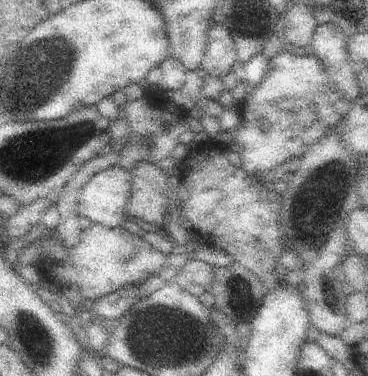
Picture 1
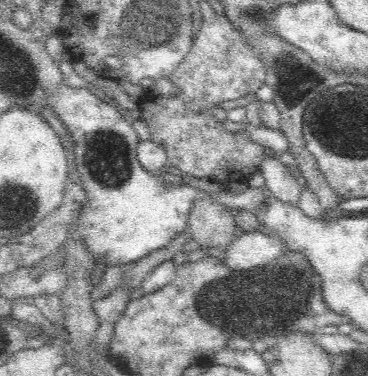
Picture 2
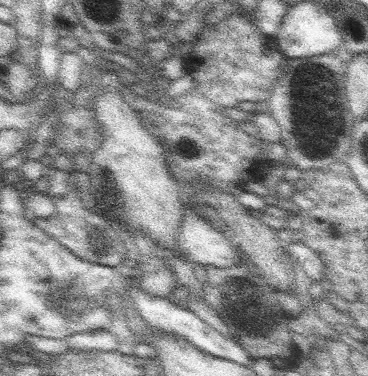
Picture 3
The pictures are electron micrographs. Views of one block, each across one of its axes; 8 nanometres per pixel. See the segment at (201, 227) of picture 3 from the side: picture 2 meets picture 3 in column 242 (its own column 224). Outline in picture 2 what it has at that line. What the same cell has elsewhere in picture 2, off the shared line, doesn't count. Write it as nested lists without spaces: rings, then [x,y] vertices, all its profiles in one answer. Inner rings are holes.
[[[244,232],[226,248],[224,264],[230,270],[250,270],[274,262],[284,250],[286,244],[276,234],[268,236],[262,232]]]

